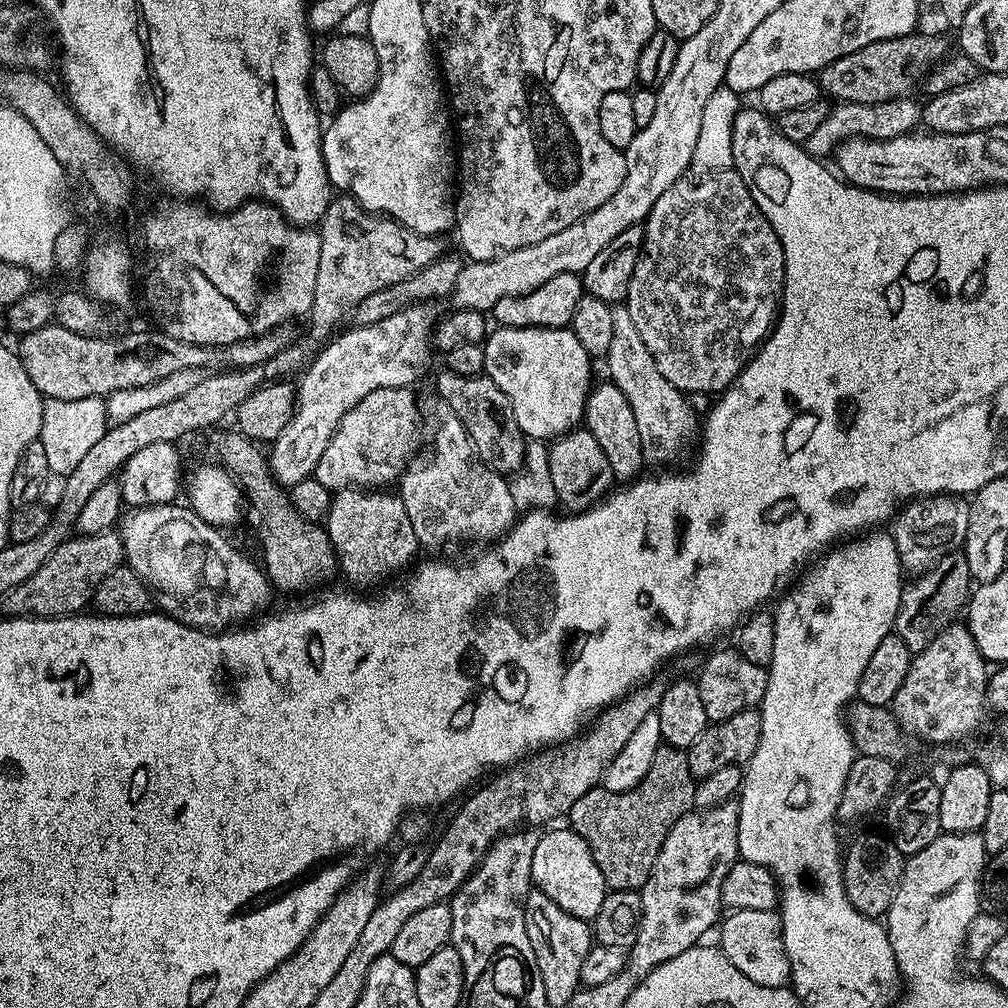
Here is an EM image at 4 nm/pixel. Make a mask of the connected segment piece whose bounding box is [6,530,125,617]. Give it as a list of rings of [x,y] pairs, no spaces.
[[[116,530],[94,533],[92,536],[73,535],[50,554],[50,558],[25,584],[7,593],[9,613],[38,616],[71,616],[85,611],[93,603],[101,582],[125,563],[124,543]]]

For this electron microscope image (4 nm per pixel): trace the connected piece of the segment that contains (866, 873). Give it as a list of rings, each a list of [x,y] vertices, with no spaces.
[[[860,832],[852,840],[852,845],[847,845],[844,861],[844,885],[848,891],[850,902],[864,916],[880,918],[892,905],[896,898],[896,885],[904,876],[906,857],[898,850],[892,837],[880,832]]]

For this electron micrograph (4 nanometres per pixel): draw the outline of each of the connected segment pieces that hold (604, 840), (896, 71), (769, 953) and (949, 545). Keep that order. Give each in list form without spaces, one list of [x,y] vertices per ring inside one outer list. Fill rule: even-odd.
[[[662,746],[654,754],[654,762],[650,766],[650,770],[646,774],[646,778],[642,778],[642,782],[638,782],[638,786],[634,786],[625,792],[612,792],[606,787],[597,786],[589,790],[586,794],[582,794],[582,798],[578,798],[578,802],[574,802],[574,806],[568,811],[566,820],[572,831],[576,832],[586,842],[586,846],[590,846],[590,854],[594,854],[594,862],[598,862],[598,870],[602,870],[602,878],[608,883],[609,889],[612,890],[639,890],[643,888],[644,883],[648,881],[648,875],[652,873],[654,862],[658,858],[658,850],[662,850],[662,842],[666,842],[666,834],[670,834],[670,830],[674,826],[674,822],[678,822],[678,818],[682,818],[687,812],[693,811],[696,803],[696,785],[697,777],[693,776],[690,766],[688,765],[687,751],[671,746]]]
[[[920,35],[879,40],[830,62],[818,73],[821,93],[846,104],[877,104],[883,100],[907,97],[911,93],[908,91],[923,81],[933,65],[945,59],[944,51],[948,48],[947,42],[940,36]]]
[[[732,910],[723,917],[719,925],[721,952],[754,982],[771,988],[785,987],[792,978],[792,957],[784,949],[782,920],[775,911],[766,910]]]
[[[931,494],[914,500],[909,500],[897,511],[890,524],[890,535],[896,543],[896,554],[901,565],[904,564],[912,574],[928,571],[949,552],[963,549],[966,530],[970,526],[969,501],[956,494]]]

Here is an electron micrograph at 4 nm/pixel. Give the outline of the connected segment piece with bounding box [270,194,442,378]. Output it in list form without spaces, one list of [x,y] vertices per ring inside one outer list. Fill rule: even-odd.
[[[351,194],[337,195],[328,205],[328,209],[318,224],[318,235],[320,238],[318,278],[314,278],[314,298],[310,313],[312,329],[308,332],[309,338],[313,341],[304,340],[301,344],[293,342],[283,348],[277,356],[272,357],[271,367],[276,367],[277,374],[275,375],[280,378],[287,377],[287,372],[292,372],[295,368],[303,369],[316,355],[318,346],[323,345],[341,327],[339,324],[343,322],[344,315],[347,312],[355,313],[362,301],[370,298],[370,294],[378,294],[378,290],[386,290],[386,286],[394,286],[402,282],[407,276],[413,276],[418,270],[433,264],[442,255],[439,244],[441,241],[437,237],[420,236],[391,218],[371,213],[367,208],[360,207],[360,203]]]

